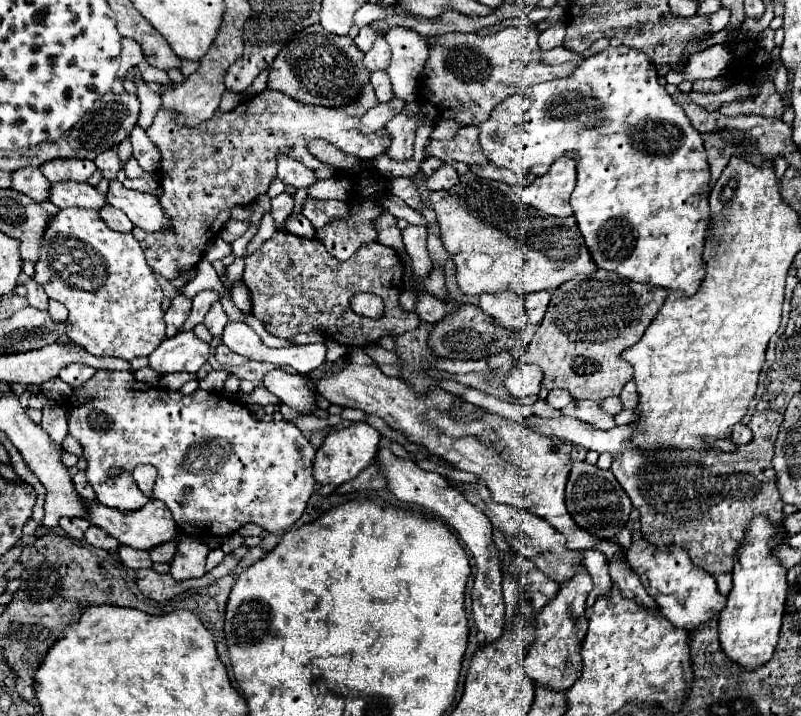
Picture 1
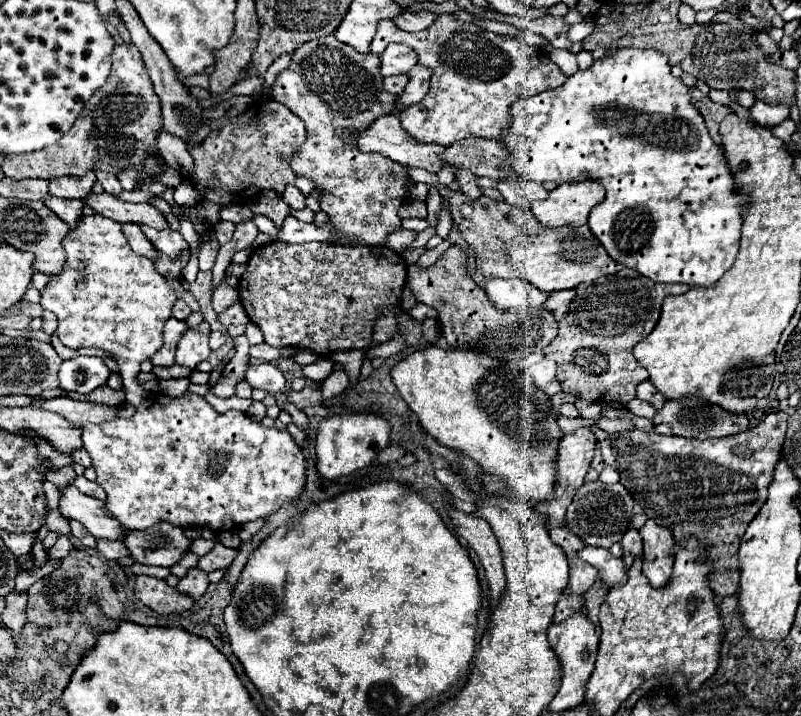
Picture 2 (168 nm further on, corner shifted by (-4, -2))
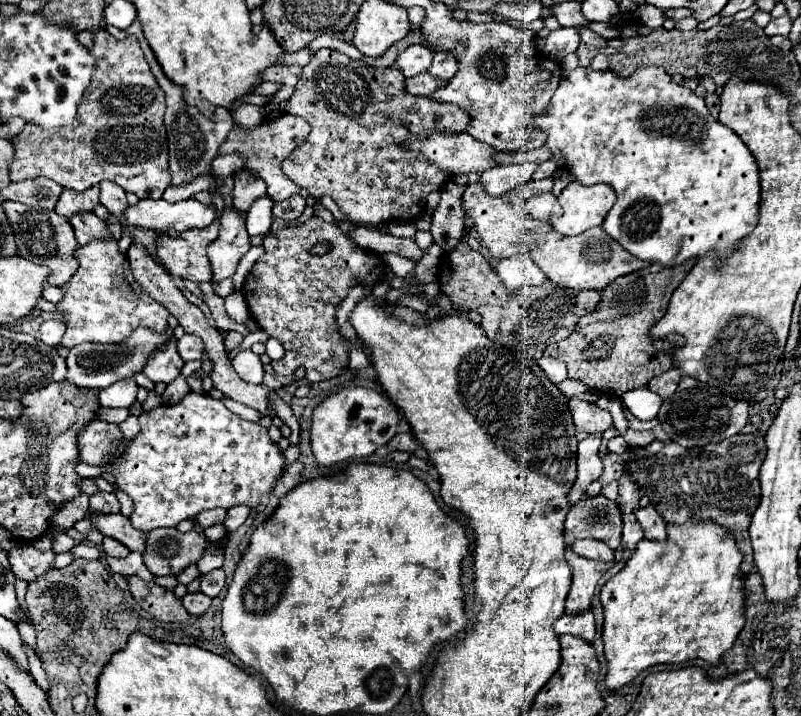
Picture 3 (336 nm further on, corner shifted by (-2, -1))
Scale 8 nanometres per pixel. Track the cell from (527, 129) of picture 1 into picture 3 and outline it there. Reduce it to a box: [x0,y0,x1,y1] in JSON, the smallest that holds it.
[535,66,759,266]

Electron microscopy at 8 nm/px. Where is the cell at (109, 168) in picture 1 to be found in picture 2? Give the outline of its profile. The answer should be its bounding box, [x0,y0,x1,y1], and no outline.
[95,171,121,195]

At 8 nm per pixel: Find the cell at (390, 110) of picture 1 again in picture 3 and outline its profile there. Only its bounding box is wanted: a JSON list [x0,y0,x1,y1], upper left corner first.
[429,52,459,80]

